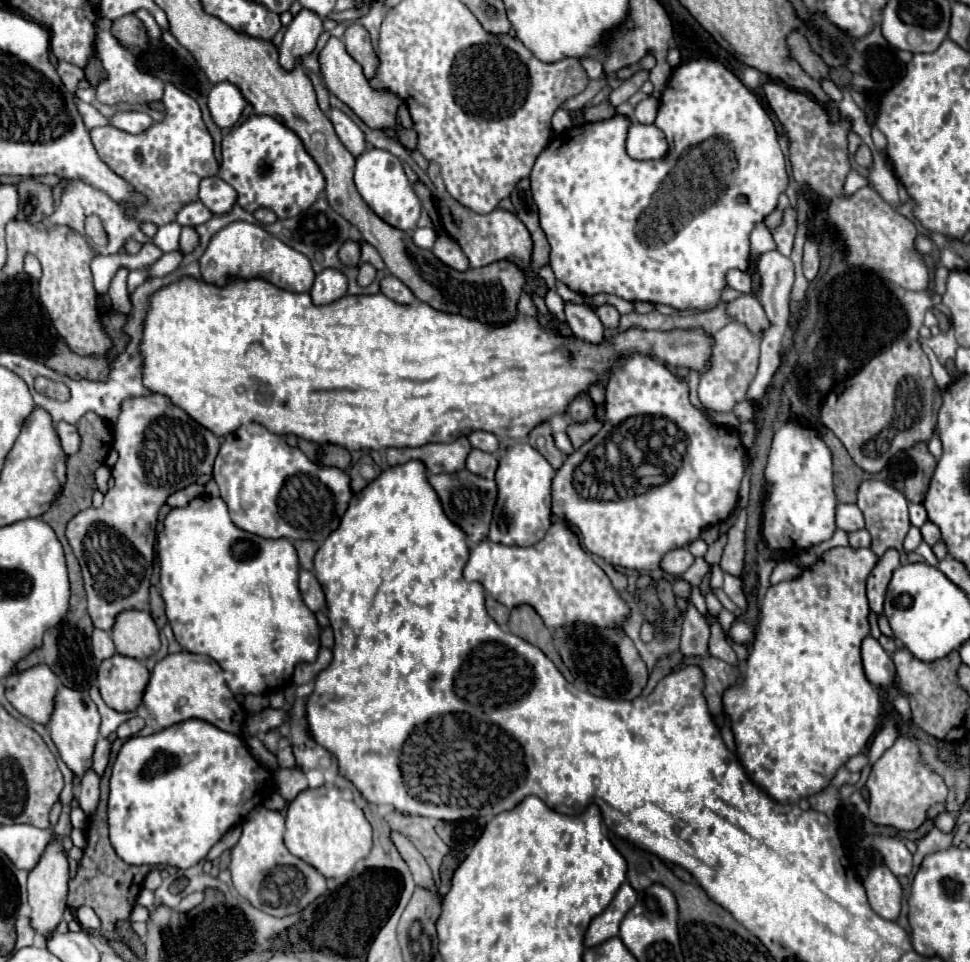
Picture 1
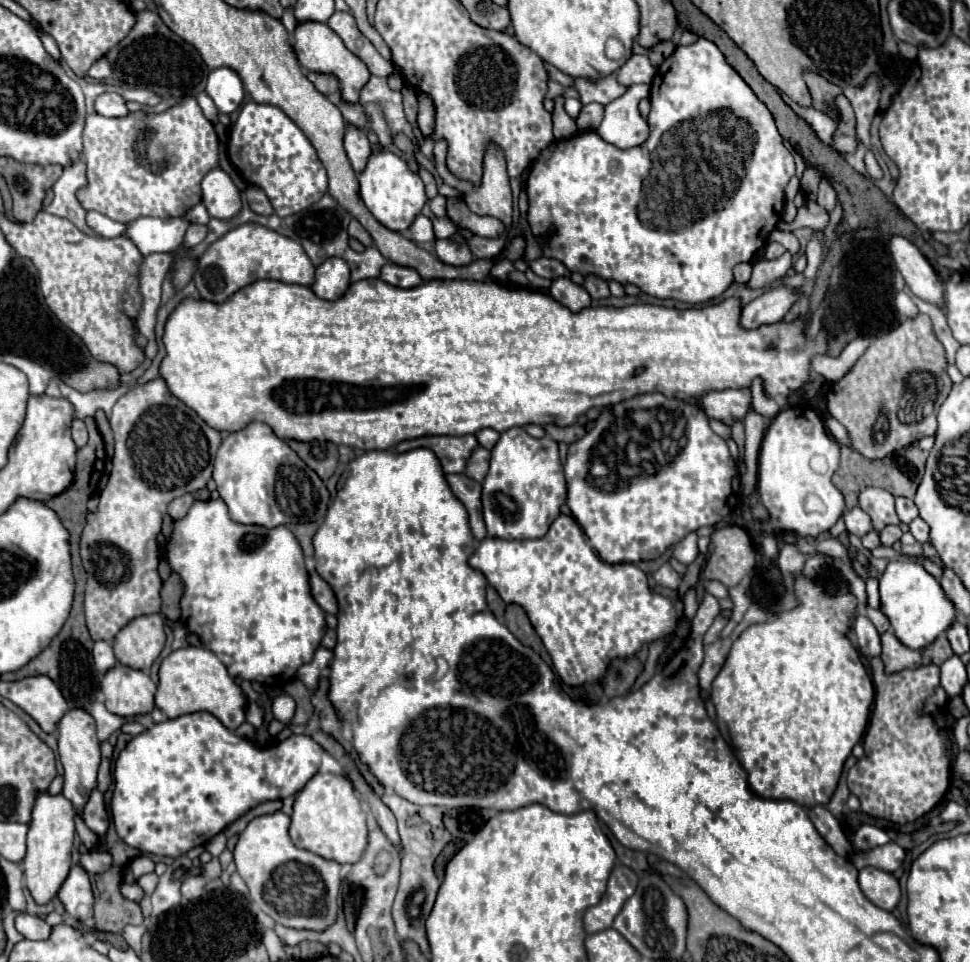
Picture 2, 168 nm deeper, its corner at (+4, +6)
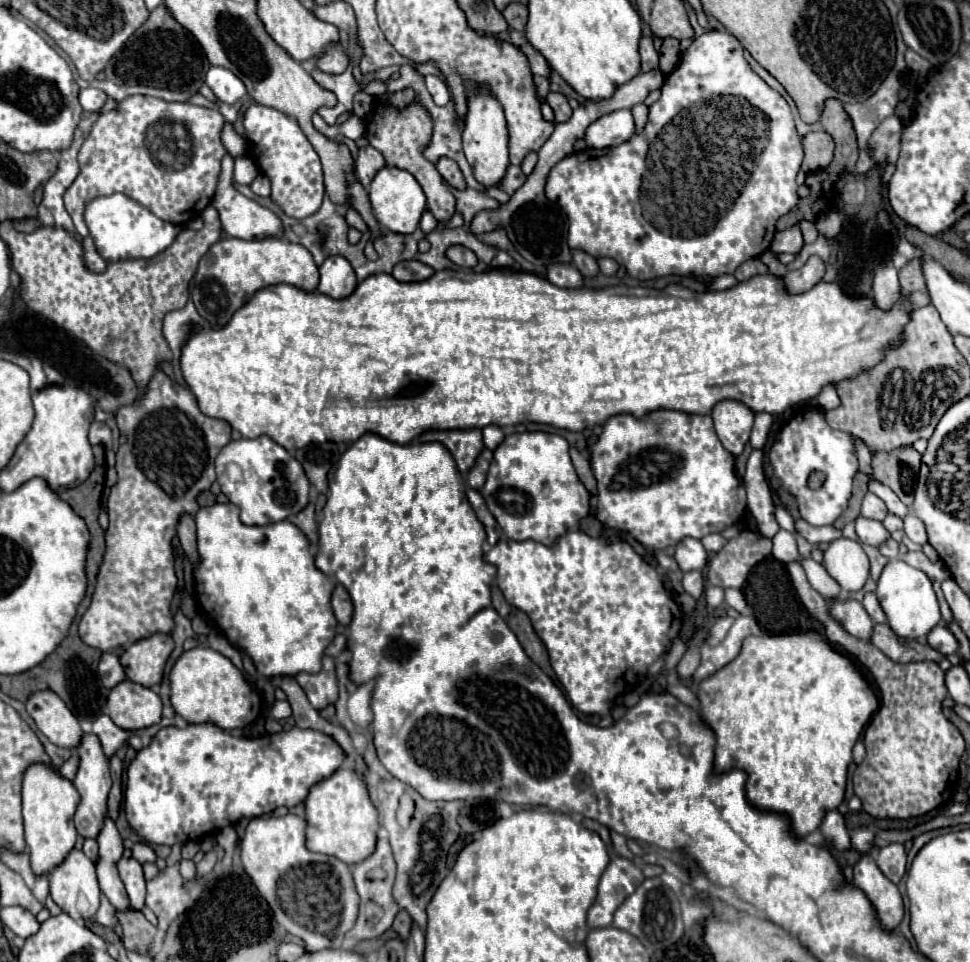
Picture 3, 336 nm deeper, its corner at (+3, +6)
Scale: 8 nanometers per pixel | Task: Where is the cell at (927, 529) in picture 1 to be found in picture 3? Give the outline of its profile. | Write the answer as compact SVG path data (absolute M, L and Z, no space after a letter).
M908 514L904 518L904 532L906 536L916 542L916 544L926 544L928 538L926 538L926 528L924 528L924 522L920 518L916 518L914 514Z

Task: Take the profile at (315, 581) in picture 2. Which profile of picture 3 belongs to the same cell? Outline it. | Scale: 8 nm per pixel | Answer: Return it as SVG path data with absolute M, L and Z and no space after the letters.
M336 584L336 590L332 594L332 608L334 608L334 614L336 614L336 620L342 624L342 626L348 626L350 620L352 620L352 600L350 600L350 594L348 590L342 586L342 584Z

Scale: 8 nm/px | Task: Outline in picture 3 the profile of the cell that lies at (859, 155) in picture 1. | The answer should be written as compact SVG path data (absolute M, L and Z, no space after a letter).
M808 132L804 136L804 162L802 170L806 174L818 172L830 164L834 156L834 140L824 132Z

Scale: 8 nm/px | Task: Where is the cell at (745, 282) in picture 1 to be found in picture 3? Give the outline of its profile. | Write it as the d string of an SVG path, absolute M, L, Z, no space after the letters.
M752 258L752 260L746 260L744 264L740 264L738 270L734 272L734 276L736 276L736 280L744 282L756 274L766 274L766 272L768 272L768 266L760 258Z

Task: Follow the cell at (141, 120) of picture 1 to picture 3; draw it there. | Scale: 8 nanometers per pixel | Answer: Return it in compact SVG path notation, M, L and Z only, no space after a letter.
M92 86L80 90L80 96L78 98L80 98L80 106L84 110L88 110L88 112L98 112L102 108L102 104L108 100L108 96L102 90L92 88Z

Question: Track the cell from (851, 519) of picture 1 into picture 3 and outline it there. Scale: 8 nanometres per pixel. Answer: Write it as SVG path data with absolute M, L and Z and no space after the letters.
M862 516L856 518L856 534L862 544L870 544L870 546L880 546L890 538L890 532L884 528L882 522L868 520Z

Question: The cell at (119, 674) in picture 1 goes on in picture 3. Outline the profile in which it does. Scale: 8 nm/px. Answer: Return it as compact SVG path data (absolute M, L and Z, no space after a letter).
M124 680L110 690L104 712L122 730L142 730L162 718L162 700L150 688Z

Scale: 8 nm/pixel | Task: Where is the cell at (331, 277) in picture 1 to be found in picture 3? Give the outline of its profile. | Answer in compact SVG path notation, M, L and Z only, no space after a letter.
M328 256L320 266L320 284L318 284L320 294L342 300L354 292L356 284L358 284L356 274L346 258Z

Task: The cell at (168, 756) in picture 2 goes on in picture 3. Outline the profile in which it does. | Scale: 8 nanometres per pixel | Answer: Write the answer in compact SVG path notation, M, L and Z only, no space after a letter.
M188 724L186 728L162 728L152 744L136 754L128 768L128 786L124 792L124 810L130 826L148 844L176 844L200 840L224 826L236 824L240 818L256 818L286 806L288 810L304 802L308 790L332 776L346 760L338 742L318 730L302 730L298 726L278 732L278 736L264 736L264 740L234 738L214 724Z

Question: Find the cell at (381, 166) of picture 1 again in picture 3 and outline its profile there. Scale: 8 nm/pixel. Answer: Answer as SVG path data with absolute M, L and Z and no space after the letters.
M386 166L374 176L370 184L370 204L382 228L396 234L412 234L418 228L422 212L426 210L426 196L410 172L404 172L394 166Z

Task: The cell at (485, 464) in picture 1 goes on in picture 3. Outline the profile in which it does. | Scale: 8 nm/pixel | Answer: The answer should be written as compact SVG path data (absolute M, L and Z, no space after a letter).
M484 448L482 454L478 456L474 468L472 468L472 470L468 472L468 476L466 476L466 484L468 484L470 488L482 490L482 486L484 486L484 482L486 482L486 474L488 474L490 462L492 462L492 452L490 452L488 448Z

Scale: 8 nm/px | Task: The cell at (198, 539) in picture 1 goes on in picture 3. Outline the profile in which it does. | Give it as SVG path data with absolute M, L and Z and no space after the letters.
M214 504L208 508L200 508L196 514L196 528L198 528L198 554L200 554L200 566L194 572L196 584L198 584L198 600L204 608L204 612L224 630L226 638L234 644L244 648L244 652L254 660L256 670L260 676L296 676L298 672L310 672L310 674L318 674L320 666L322 666L322 656L326 646L332 642L332 638L336 636L336 618L332 612L332 590L334 590L334 582L320 572L314 566L314 556L310 554L310 542L306 538L306 534L294 526L292 522L284 520L284 522L274 522L268 526L246 526L240 522L240 510L234 504Z

